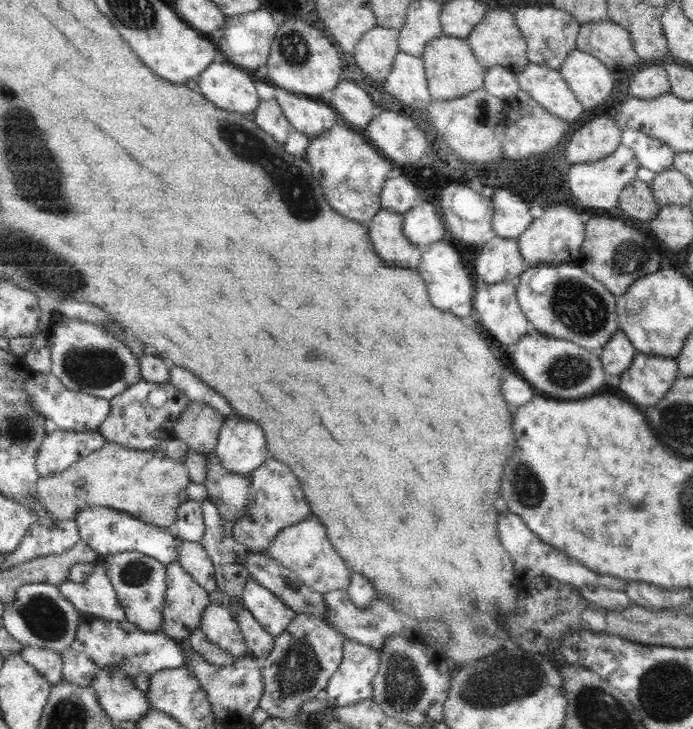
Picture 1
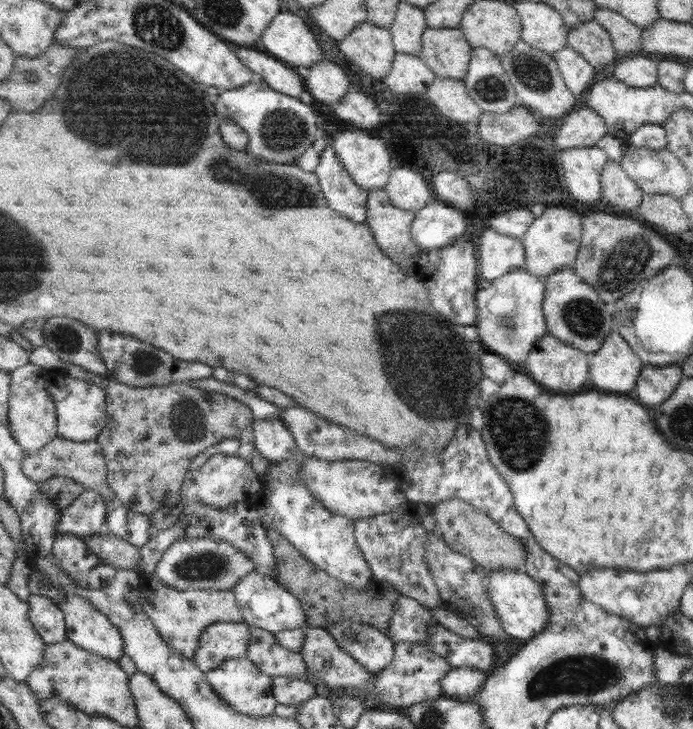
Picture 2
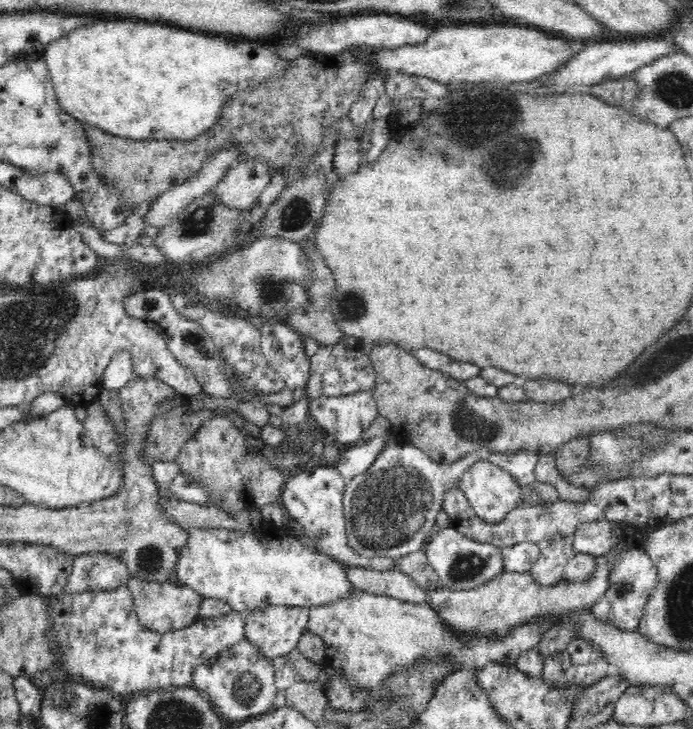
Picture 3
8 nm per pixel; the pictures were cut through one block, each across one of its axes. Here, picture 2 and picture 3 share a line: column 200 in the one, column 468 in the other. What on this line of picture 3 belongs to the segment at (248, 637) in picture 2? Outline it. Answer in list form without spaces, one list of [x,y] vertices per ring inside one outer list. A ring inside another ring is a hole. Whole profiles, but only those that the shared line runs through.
[[[352,588],[339,599],[311,606],[307,630],[324,639],[326,659],[334,669],[343,668],[343,677],[360,684],[361,688],[375,689],[386,676],[392,676],[398,669],[408,668],[408,664],[424,660],[424,657],[436,660],[436,656],[448,656],[451,653],[455,672],[460,668],[479,670],[490,662],[514,665],[523,652],[538,646],[540,639],[552,625],[561,622],[562,619],[544,627],[524,624],[524,627],[515,628],[502,640],[476,636],[468,640],[465,646],[464,642],[447,629],[443,620],[426,601],[422,604],[411,603]]]

